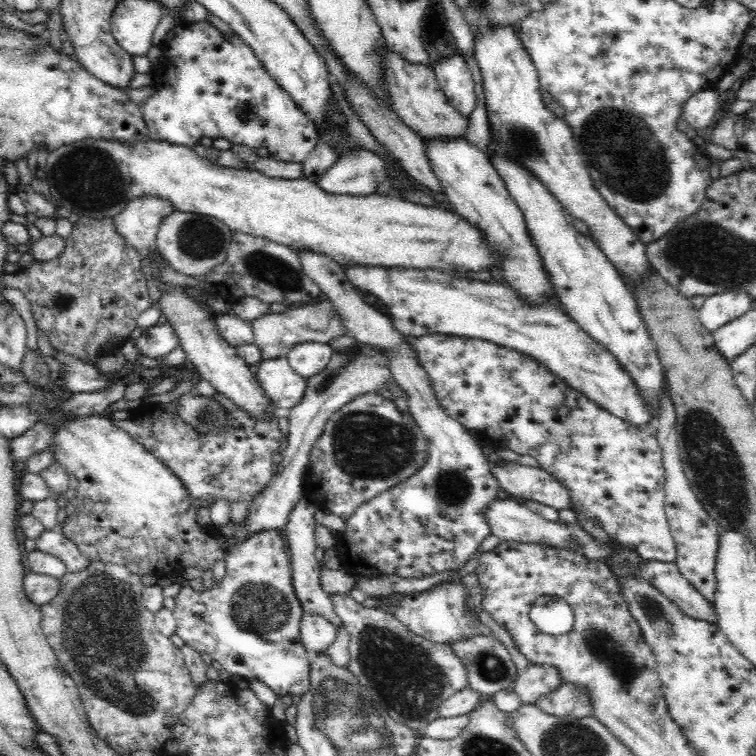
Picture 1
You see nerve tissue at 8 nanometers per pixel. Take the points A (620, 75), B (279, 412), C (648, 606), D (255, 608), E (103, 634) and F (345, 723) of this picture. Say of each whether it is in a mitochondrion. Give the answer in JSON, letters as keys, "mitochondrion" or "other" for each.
{"A":"other","B":"other","C":"mitochondrion","D":"mitochondrion","E":"mitochondrion","F":"mitochondrion"}

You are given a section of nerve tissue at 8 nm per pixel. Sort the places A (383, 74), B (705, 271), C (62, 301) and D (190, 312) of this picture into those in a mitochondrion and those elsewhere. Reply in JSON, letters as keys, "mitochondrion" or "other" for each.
{"A":"other","B":"mitochondrion","C":"mitochondrion","D":"other"}

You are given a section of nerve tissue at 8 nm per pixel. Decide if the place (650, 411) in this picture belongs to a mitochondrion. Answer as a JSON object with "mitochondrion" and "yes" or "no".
{"mitochondrion":"no"}

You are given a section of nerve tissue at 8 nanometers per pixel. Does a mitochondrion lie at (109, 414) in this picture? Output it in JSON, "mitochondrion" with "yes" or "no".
{"mitochondrion":"no"}

